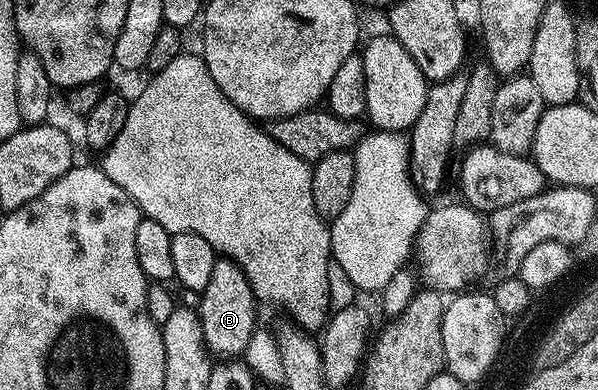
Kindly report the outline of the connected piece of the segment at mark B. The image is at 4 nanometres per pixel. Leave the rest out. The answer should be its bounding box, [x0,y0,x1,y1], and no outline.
[199,258,257,361]

